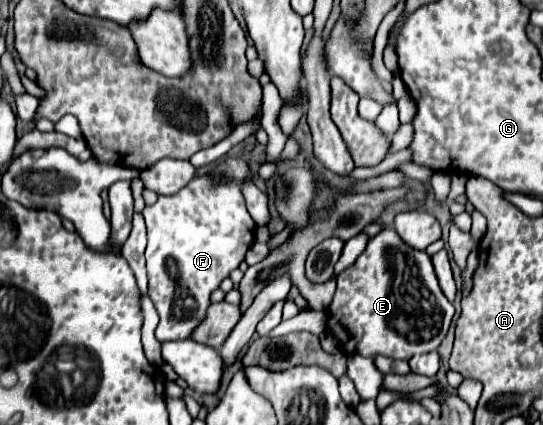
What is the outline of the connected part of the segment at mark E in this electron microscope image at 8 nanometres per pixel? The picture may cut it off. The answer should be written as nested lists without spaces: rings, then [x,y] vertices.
[[[385,228],[369,240],[369,246],[355,260],[355,264],[337,276],[337,290],[327,314],[327,330],[333,334],[345,354],[359,354],[363,358],[387,356],[391,360],[411,360],[415,354],[427,354],[439,348],[449,332],[455,308],[445,298],[445,294],[441,294],[427,252],[405,246],[393,228]]]

